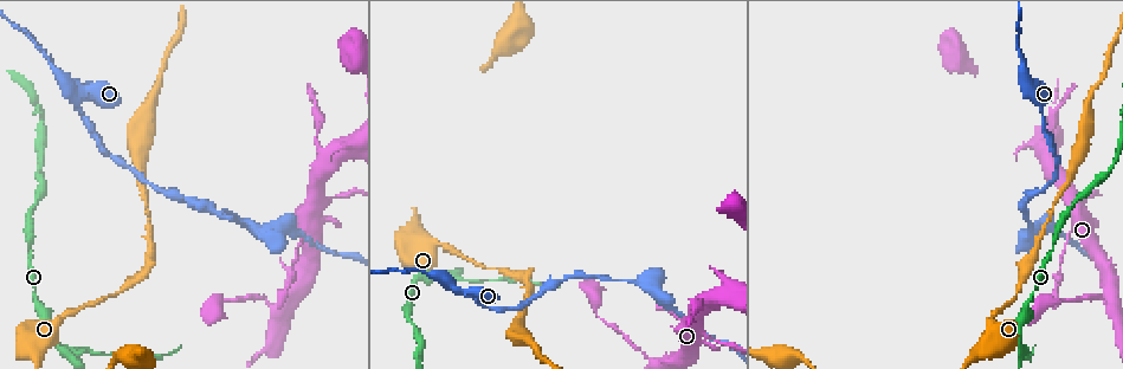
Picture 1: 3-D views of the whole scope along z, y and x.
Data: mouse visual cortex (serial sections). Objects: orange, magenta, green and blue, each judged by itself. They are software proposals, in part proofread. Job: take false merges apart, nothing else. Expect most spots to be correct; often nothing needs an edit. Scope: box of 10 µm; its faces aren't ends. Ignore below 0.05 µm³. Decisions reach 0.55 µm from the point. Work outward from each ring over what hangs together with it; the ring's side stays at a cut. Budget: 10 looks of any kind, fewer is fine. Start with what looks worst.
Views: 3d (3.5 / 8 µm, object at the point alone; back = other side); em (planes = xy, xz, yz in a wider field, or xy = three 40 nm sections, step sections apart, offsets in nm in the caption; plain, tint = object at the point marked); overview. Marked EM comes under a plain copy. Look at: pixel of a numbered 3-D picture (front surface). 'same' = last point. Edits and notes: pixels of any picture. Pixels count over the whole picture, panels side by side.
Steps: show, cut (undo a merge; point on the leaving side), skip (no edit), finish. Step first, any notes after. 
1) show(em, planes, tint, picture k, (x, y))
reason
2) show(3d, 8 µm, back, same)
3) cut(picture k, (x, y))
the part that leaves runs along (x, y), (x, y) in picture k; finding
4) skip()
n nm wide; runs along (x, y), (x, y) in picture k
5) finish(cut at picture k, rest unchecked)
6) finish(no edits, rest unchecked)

show(3d, 3.5 µm, picture 1, (1022, 349))
a narrow waist

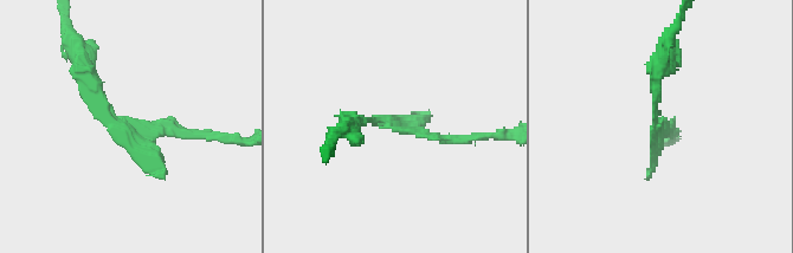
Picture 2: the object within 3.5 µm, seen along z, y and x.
show(em, xy, step 2, tint, picture 2, (389, 122))

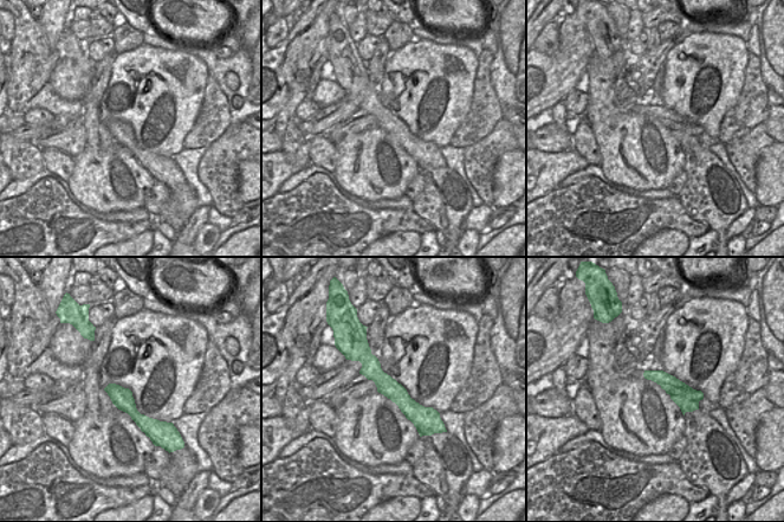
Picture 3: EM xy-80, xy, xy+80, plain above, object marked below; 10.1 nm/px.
cut(picture 2, (194, 135))
the part that leaves runs along (135, 129), (182, 129), (244, 140) in picture 2; a second cell is stuck on

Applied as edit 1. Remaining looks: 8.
show(overview)

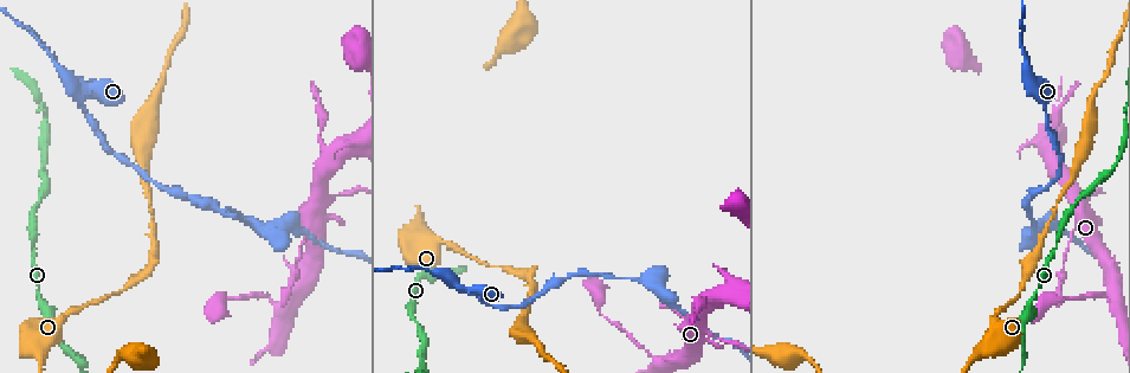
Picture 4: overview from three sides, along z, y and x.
show(3d, 3.5 µm, back, picture 4, (1037, 233))
abrupt turn

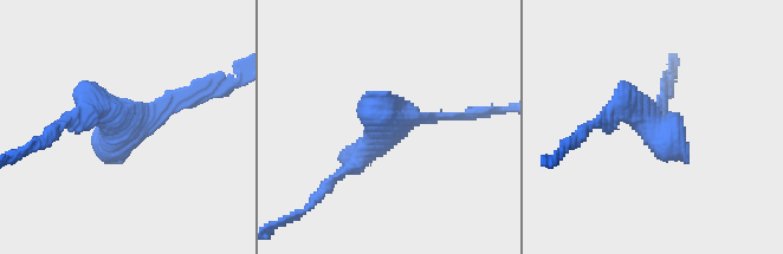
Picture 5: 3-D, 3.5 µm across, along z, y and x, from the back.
show(em, xy, step 5, tint, picture 5, (658, 128))

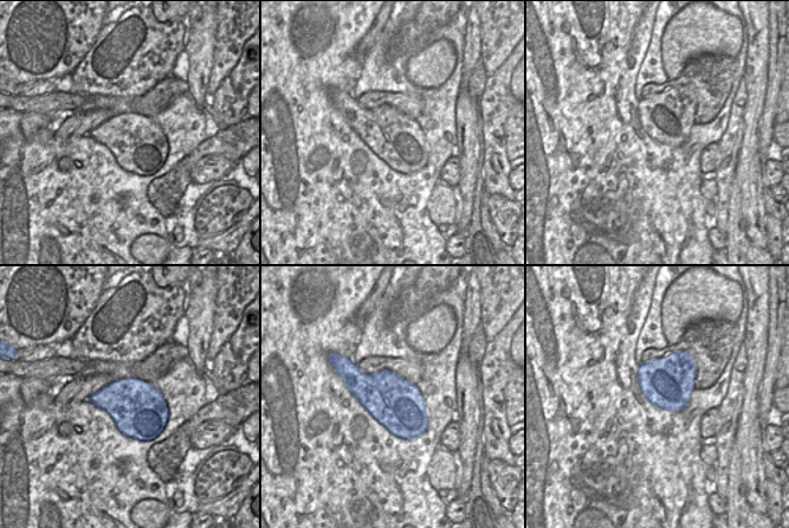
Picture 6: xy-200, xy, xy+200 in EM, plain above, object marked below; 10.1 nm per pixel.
skip()
runs along (459, 116), (401, 116), (342, 174) in picture 5; one cell here

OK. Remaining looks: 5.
show(3d, 3.5 µm, picture 4, (319, 131))
a narrow waist

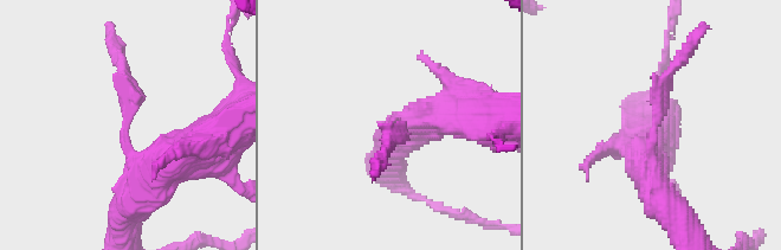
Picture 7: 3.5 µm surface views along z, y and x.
show(em, xy, step 1, tint, picture 7, (125, 125))
need the tissue

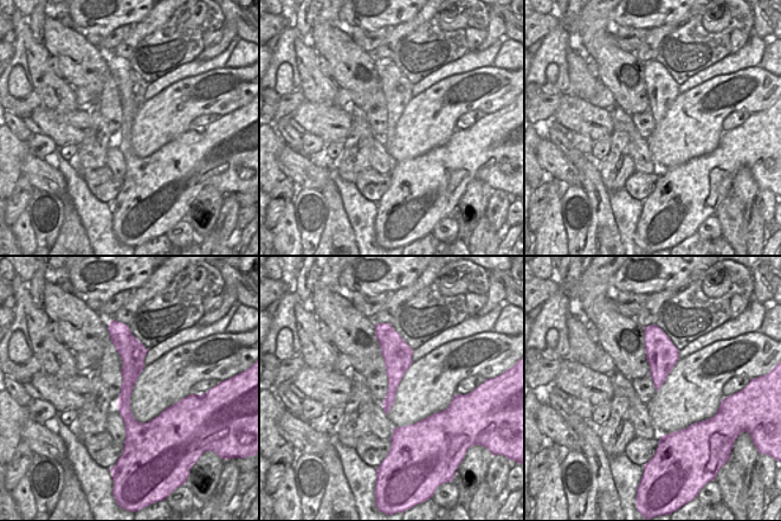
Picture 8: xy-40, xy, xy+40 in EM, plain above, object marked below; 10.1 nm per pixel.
skip()
runs along (120, 338), (134, 439) in picture 8; all the same cell

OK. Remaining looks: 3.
show(3d, 3.5 µm, picture 4, (153, 97))
thick turns thin

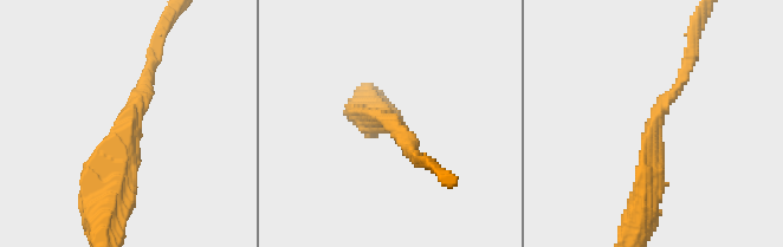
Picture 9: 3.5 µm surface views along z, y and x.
show(em, planes, tint, picture 9, (393, 126))
arms of 150, 400 nm; shape alone is not enough

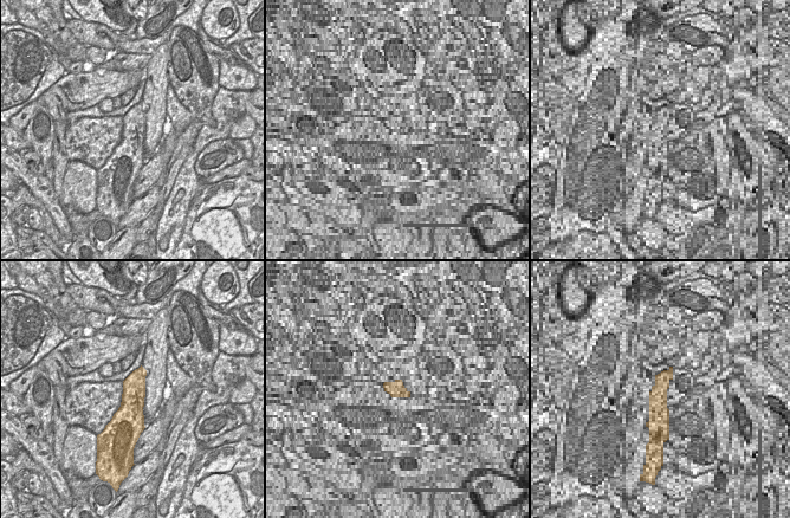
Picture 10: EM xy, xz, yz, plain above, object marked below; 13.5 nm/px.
skip()
runs along (107, 194), (150, 57) in picture 9; all the same cell

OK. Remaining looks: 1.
finish(cut at picture 2, rest unchecked)

